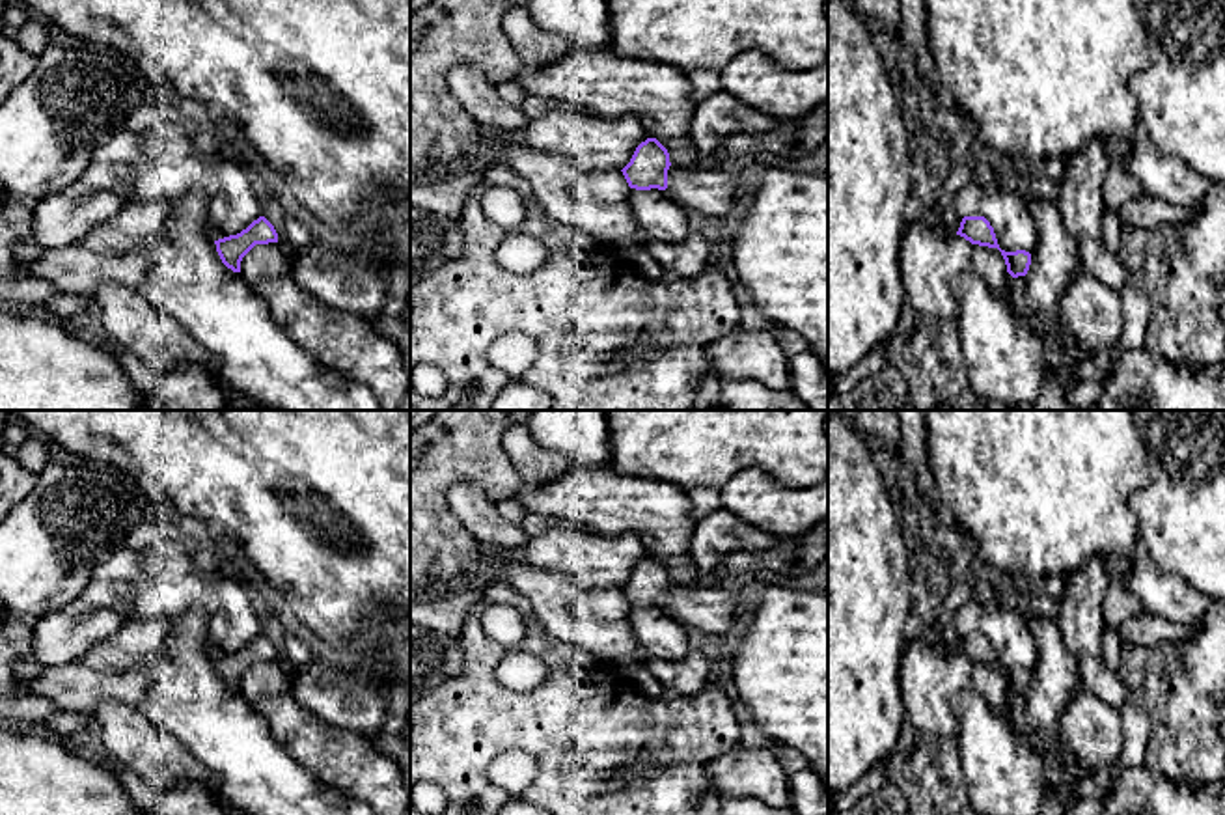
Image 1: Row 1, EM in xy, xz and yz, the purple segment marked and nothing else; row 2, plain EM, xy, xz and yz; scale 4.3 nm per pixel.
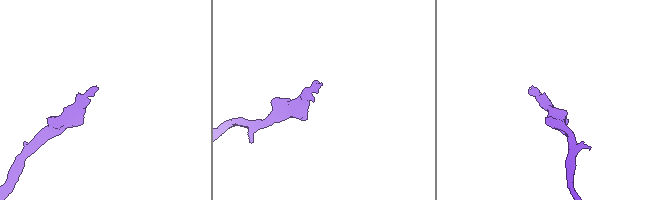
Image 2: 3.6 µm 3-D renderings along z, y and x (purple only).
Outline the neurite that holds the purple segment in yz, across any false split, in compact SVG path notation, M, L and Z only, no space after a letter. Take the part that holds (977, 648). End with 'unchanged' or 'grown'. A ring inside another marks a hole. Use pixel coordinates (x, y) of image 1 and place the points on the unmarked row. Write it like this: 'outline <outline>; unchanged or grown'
outline M964 634L957 653L971 662L998 666L1005 677L1007 690L1012 696L1025 694L1031 683L1031 671L1025 668L1005 670L999 666L994 645L984 634Z; unchanged

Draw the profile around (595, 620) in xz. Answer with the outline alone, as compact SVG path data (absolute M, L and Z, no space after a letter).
M479 543L481 559L498 563L507 573L507 584L528 599L533 615L559 642L610 660L634 655L643 666L649 655L640 645L630 604L621 587L582 589L571 576L513 561L513 550Z

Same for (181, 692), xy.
M194 608L168 621L164 643L153 660L112 673L82 662L45 666L28 683L28 694L52 701L58 711L84 714L89 722L104 699L138 709L157 729L177 737L211 772L233 815L375 815L364 802L319 781L285 752L242 690L222 681L214 658L207 655L209 642L205 614Z

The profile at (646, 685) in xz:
M643 666L632 668L628 673L641 701L662 698L664 686Z

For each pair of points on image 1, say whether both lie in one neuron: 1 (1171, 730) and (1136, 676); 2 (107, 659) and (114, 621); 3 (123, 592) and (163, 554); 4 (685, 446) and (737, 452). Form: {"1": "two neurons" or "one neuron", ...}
{"1": "one neuron", "2": "two neurons", "3": "two neurons", "4": "one neuron"}

